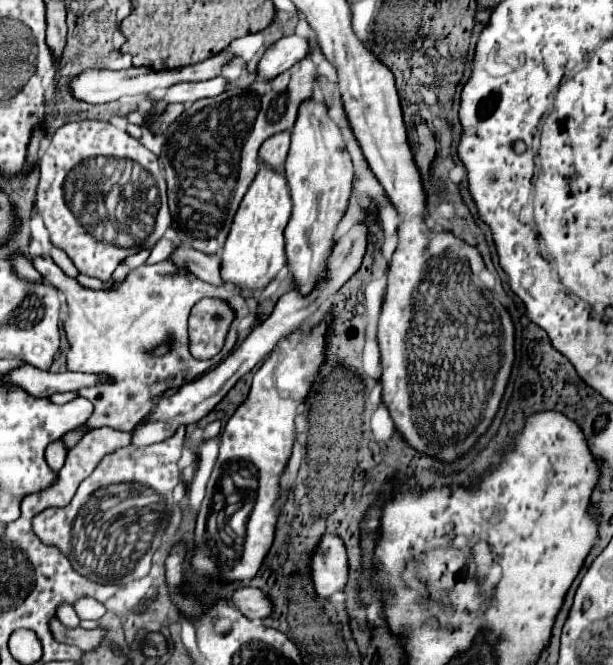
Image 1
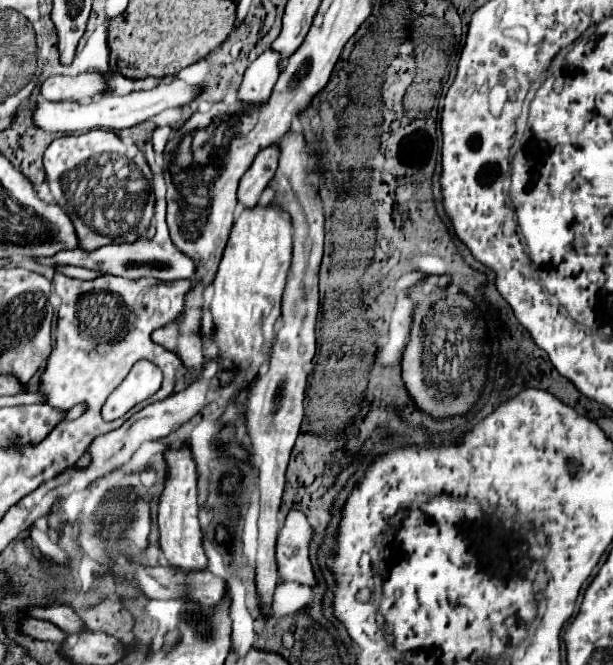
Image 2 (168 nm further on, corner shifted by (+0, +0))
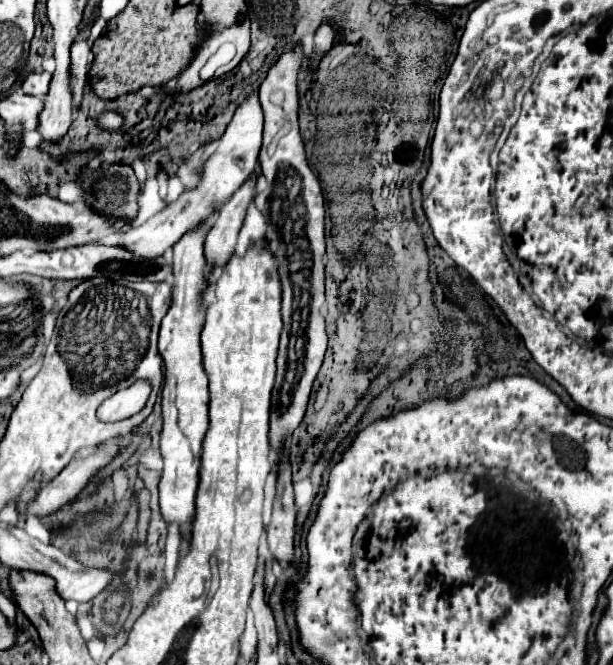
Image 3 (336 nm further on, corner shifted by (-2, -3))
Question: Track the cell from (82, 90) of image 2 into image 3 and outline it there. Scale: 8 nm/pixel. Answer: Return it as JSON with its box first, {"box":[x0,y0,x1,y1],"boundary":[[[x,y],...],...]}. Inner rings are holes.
{"box":[21,71,51,97],"boundary":[[[47,71],[31,73],[31,75],[25,77],[21,89],[23,89],[27,95],[45,97],[45,95],[47,95],[47,89],[49,89],[49,83],[51,83],[51,73],[47,73]]]}

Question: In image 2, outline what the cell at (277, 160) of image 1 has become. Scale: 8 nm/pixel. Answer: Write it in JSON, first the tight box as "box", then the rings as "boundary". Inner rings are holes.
{"box":[237,146,277,208],"boundary":[[[267,146],[263,148],[251,168],[243,174],[241,182],[239,182],[239,190],[237,190],[237,202],[243,206],[243,208],[253,208],[261,196],[261,192],[265,190],[265,186],[269,184],[269,180],[273,178],[275,170],[277,170],[277,146]]]}

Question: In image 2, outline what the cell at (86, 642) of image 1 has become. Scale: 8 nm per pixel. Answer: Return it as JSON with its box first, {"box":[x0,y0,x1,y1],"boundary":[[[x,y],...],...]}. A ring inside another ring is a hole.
{"box":[19,618,67,642],"boundary":[[[23,618],[19,620],[19,630],[35,640],[55,640],[55,642],[63,642],[67,638],[67,634],[63,630],[59,630],[55,624],[51,622],[43,622],[43,620],[35,620],[35,618]]]}

